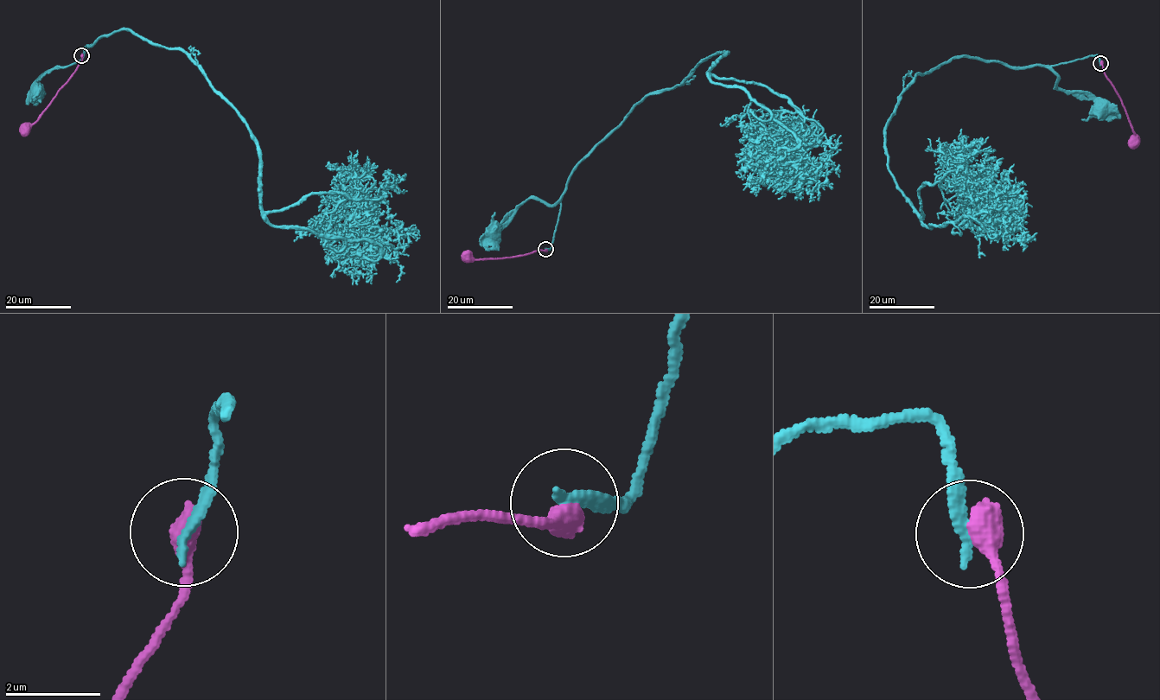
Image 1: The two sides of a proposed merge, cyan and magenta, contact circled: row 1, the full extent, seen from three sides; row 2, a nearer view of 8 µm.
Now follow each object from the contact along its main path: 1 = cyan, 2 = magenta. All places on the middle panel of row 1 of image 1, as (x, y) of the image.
1: (545, 249), (551, 248), (560, 201), (550, 205), (536, 198), (527, 198), (499, 229), (499, 235)
2: (545, 249), (497, 258), (479, 259), (466, 257)

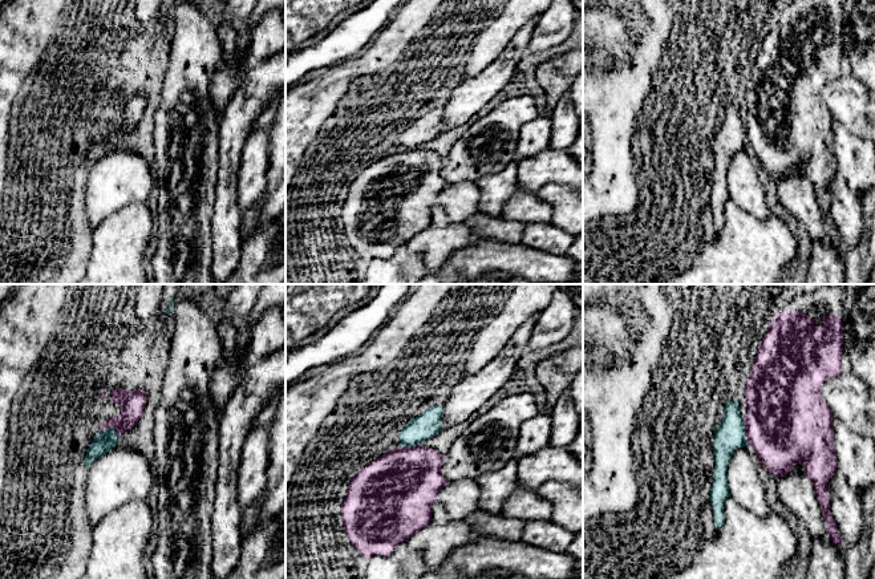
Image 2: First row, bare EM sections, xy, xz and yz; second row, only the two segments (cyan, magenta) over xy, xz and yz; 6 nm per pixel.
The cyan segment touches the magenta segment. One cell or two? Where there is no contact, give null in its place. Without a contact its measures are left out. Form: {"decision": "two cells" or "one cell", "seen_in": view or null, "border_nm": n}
{"decision": "two cells", "seen_in": "yz", "border_nm": 160}

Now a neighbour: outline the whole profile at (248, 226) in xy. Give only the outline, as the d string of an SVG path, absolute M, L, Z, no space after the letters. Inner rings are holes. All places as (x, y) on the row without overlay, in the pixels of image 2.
M264 194L242 215L240 238L247 240L258 230L258 218L263 210Z

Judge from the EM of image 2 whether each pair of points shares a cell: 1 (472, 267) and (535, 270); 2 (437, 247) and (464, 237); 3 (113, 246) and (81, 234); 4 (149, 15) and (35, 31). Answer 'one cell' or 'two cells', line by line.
1: one cell
2: one cell
3: two cells
4: two cells

